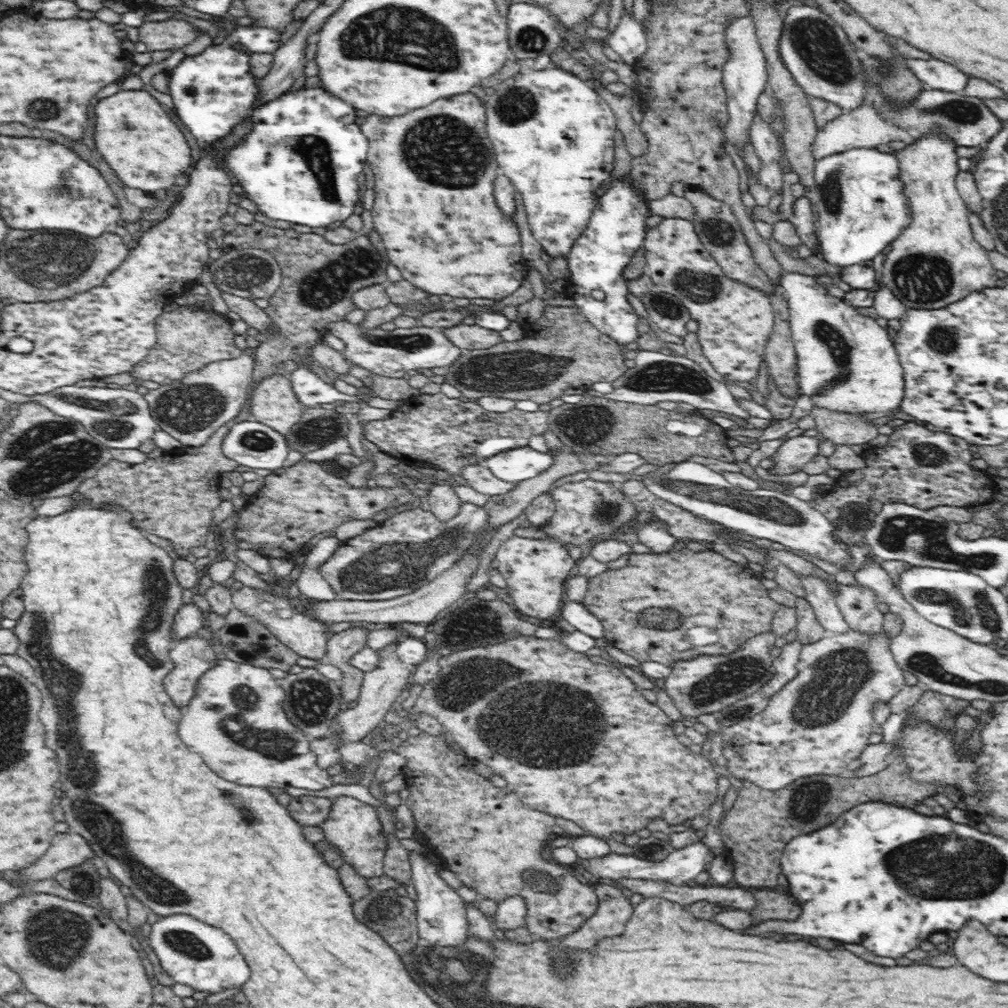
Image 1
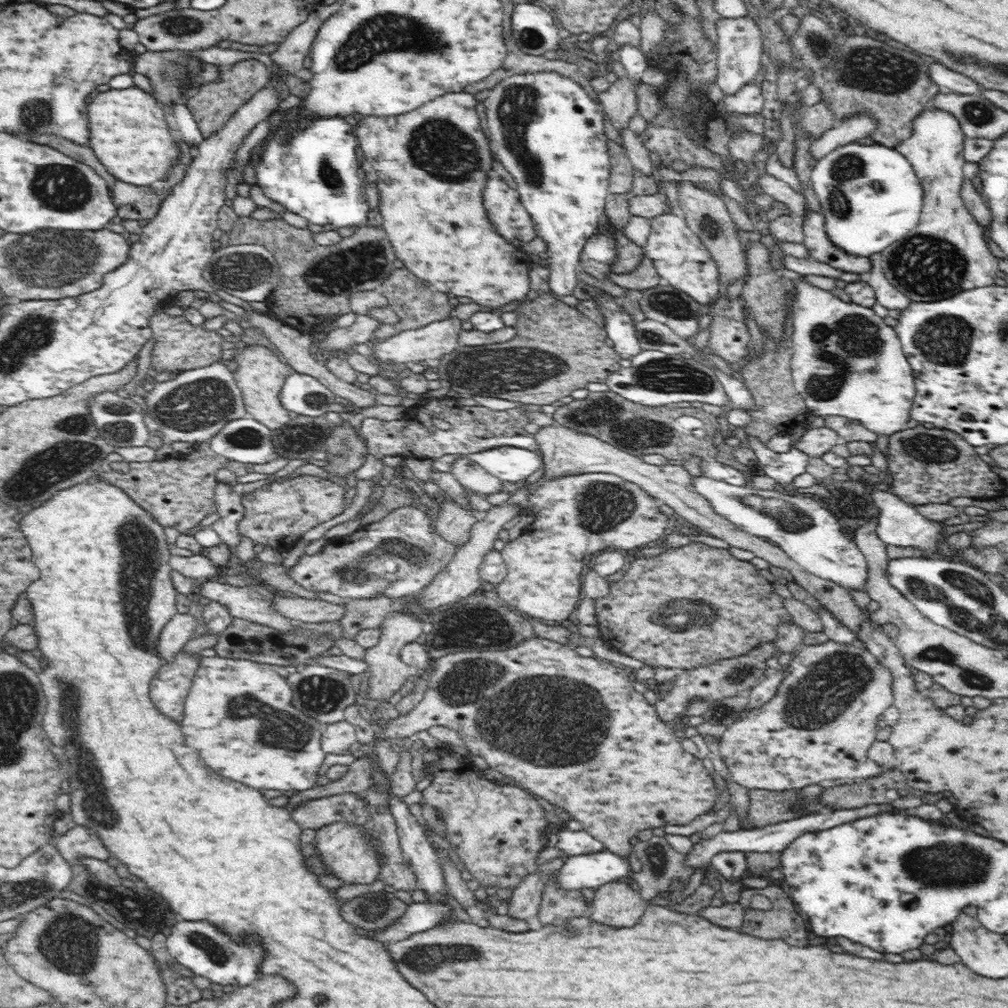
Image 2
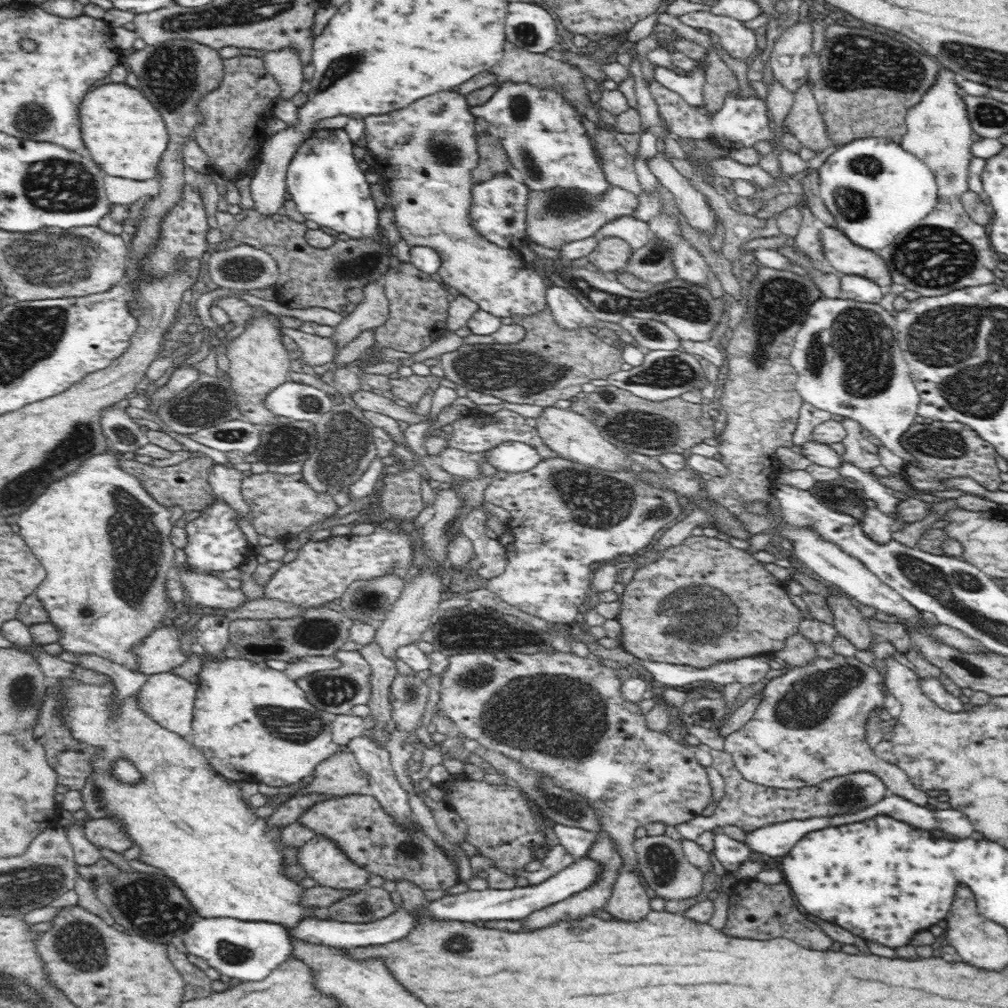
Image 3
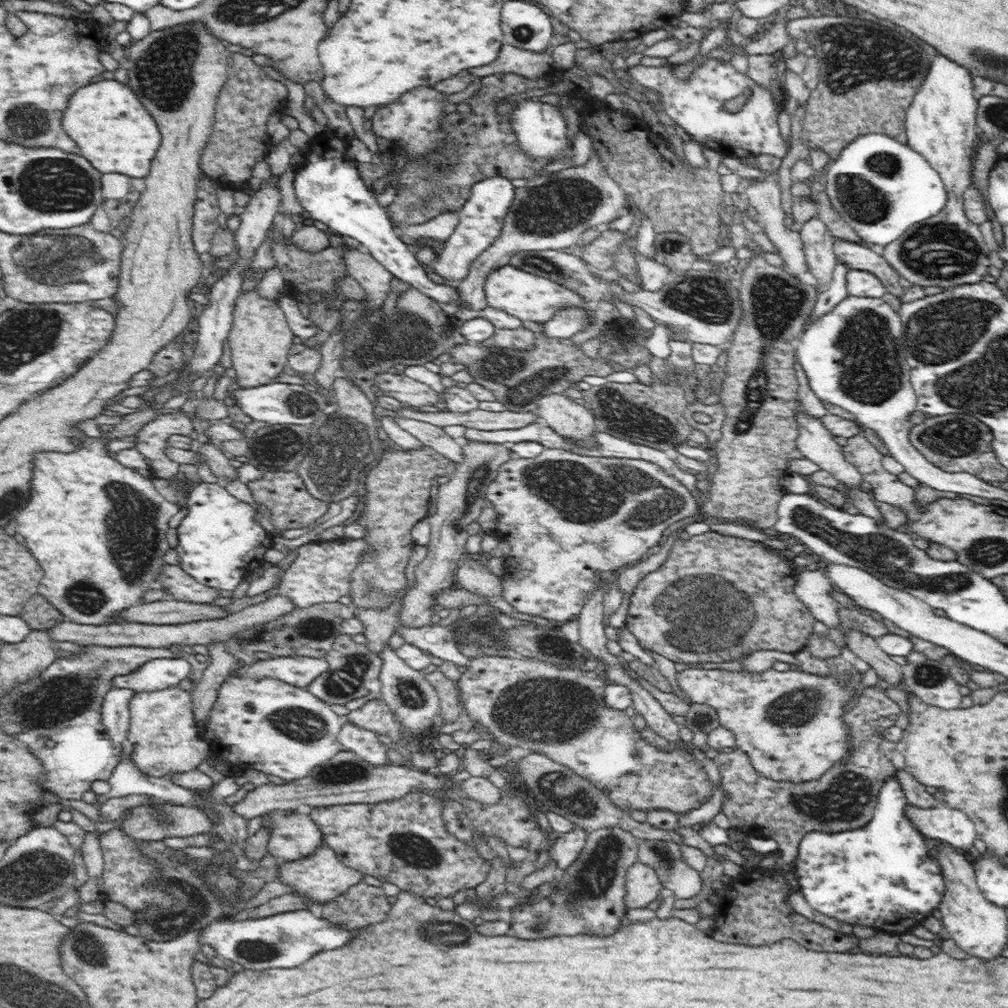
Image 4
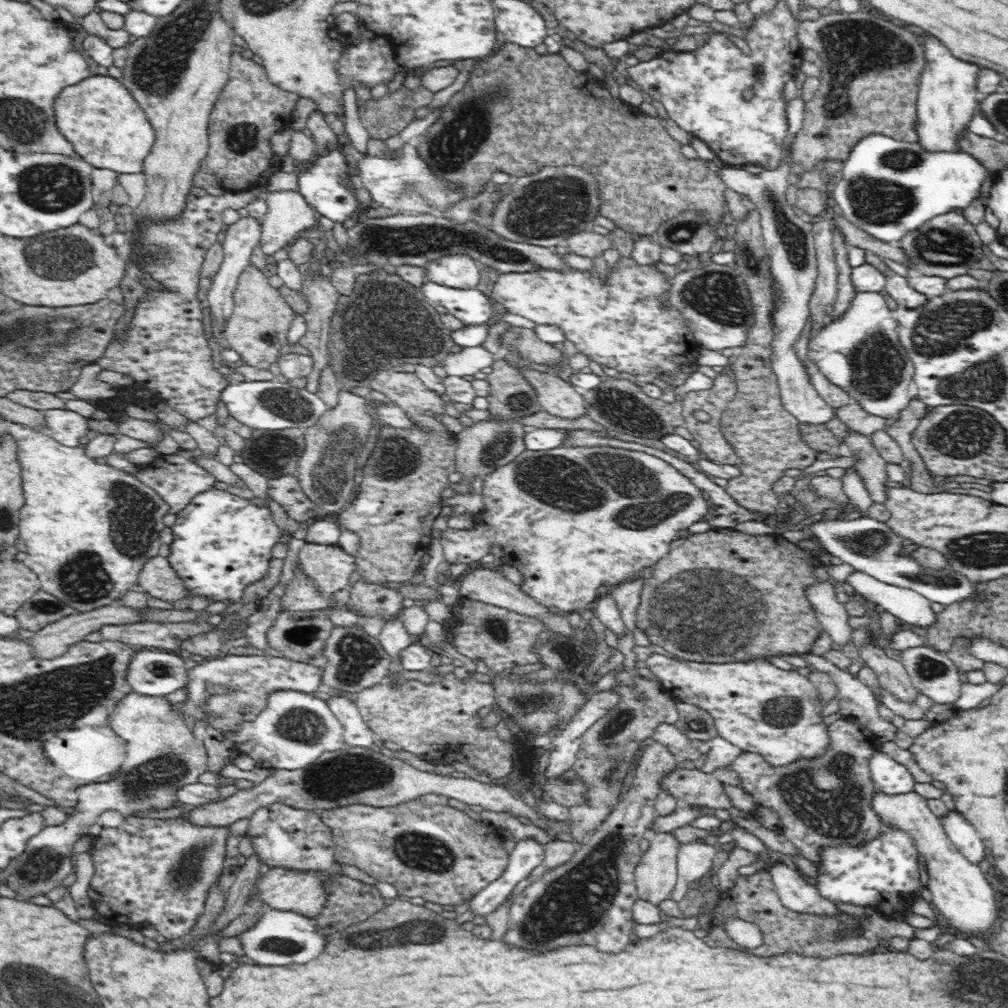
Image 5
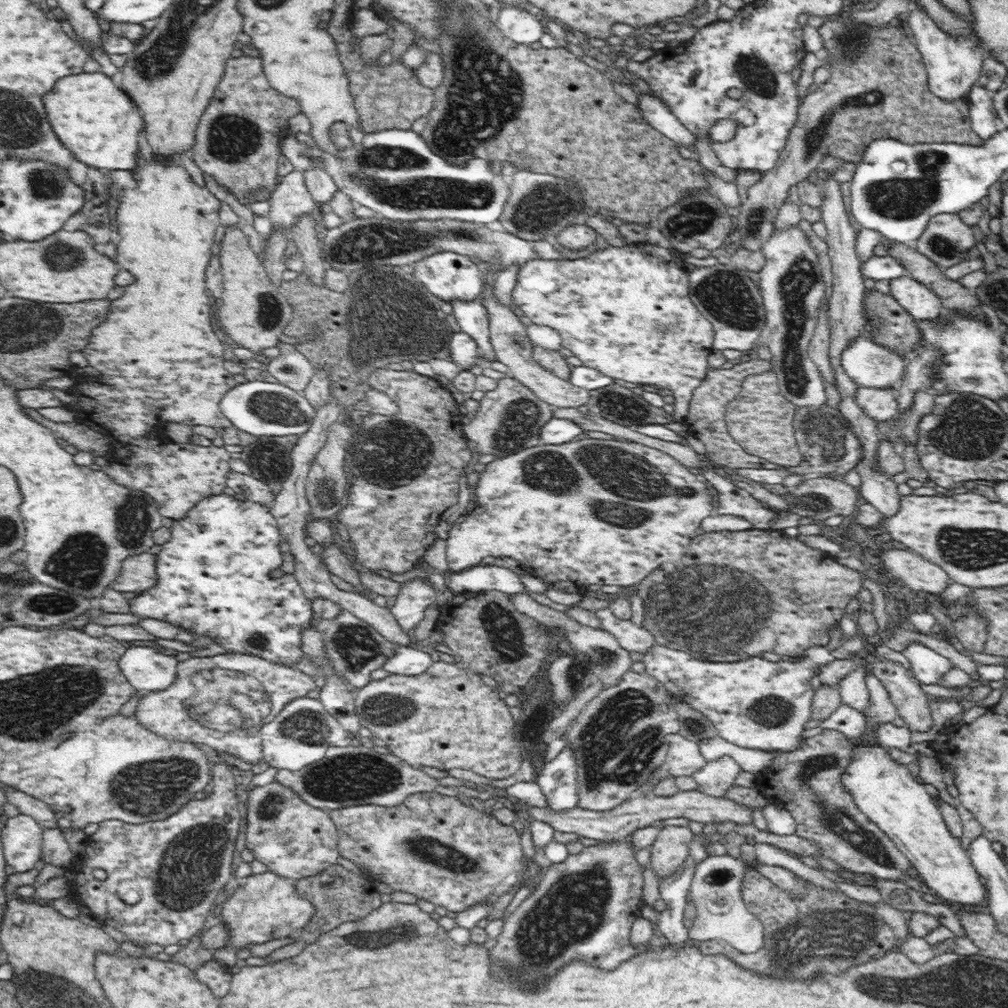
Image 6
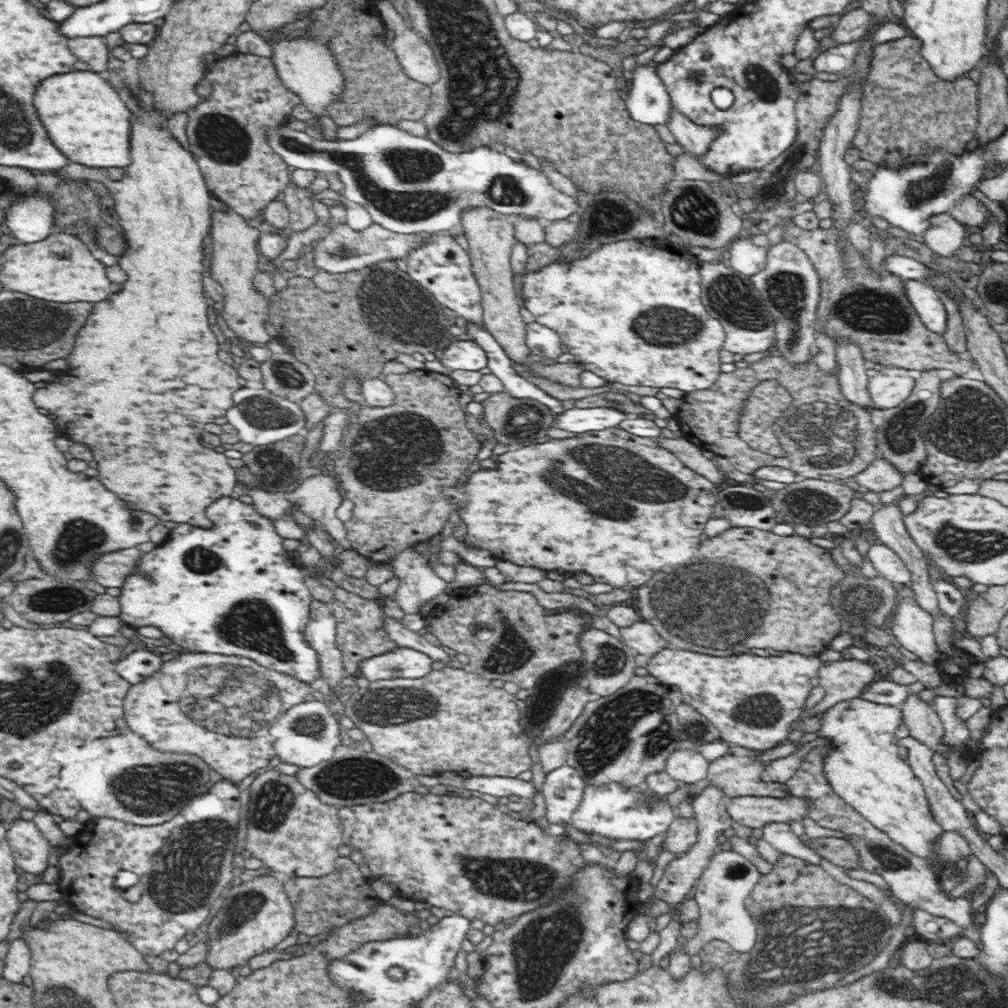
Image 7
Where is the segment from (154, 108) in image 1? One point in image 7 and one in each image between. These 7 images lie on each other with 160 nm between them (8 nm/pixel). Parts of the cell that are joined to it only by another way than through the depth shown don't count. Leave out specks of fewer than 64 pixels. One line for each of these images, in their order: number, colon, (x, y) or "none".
2: (128, 131)
3: (125, 136)
4: (114, 131)
5: (99, 118)
6: (95, 120)
7: (86, 120)

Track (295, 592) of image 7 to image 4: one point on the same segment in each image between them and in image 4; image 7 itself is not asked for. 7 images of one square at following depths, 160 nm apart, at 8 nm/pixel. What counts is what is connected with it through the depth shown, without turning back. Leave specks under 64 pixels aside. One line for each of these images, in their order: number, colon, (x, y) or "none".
4: (219, 541)
5: (222, 543)
6: (215, 578)

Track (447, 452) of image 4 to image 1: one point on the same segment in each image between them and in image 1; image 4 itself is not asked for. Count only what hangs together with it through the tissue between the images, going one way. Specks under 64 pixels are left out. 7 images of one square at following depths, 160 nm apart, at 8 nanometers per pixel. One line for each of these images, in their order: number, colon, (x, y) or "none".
1: (481, 479)
2: (466, 472)
3: (463, 465)

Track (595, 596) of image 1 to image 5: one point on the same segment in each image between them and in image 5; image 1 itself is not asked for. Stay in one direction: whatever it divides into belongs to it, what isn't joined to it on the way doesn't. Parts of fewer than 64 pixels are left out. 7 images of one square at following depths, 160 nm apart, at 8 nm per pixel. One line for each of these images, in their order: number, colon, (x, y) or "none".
2: (690, 606)
3: (704, 601)
4: (715, 598)
5: (721, 596)

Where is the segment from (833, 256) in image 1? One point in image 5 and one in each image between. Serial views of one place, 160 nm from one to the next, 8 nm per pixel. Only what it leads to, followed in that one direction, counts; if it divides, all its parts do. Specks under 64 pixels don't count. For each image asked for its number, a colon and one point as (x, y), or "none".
2: (870, 197)
3: (874, 188)
4: (880, 186)
5: (888, 188)

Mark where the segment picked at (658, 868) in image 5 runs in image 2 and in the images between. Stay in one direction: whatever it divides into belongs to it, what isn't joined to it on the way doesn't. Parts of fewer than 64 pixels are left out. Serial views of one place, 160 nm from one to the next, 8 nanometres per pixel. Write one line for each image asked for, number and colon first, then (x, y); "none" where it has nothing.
2: (616, 904)
3: (629, 902)
4: (642, 884)

